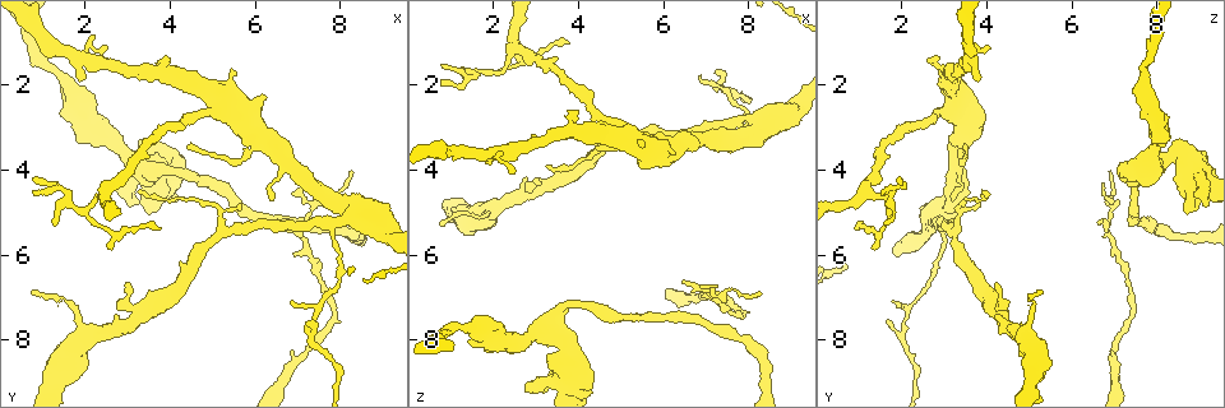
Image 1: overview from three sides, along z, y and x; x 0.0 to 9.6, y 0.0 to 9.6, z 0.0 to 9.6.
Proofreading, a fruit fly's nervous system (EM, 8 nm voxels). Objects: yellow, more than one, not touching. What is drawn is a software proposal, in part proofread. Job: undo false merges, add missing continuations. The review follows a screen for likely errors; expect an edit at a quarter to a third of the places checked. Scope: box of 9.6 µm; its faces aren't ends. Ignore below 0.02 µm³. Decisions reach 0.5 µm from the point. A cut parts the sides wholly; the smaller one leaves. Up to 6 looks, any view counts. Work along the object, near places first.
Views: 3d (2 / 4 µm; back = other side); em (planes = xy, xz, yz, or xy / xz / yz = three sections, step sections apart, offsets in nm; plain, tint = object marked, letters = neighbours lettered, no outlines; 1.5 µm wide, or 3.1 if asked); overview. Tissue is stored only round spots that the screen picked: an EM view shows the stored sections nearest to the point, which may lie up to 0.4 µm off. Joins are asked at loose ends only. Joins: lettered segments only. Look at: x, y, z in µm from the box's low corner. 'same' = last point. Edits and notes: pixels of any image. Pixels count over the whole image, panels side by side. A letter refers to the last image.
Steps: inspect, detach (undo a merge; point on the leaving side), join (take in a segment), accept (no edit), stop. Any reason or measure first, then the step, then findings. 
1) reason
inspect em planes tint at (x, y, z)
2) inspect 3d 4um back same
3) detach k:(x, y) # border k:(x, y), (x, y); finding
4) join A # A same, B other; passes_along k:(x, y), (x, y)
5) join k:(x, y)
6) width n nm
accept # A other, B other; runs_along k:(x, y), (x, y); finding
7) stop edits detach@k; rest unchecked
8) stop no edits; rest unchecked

an open end
inspect em xz step 4 tint at (2.00, 1.80, 3.90)

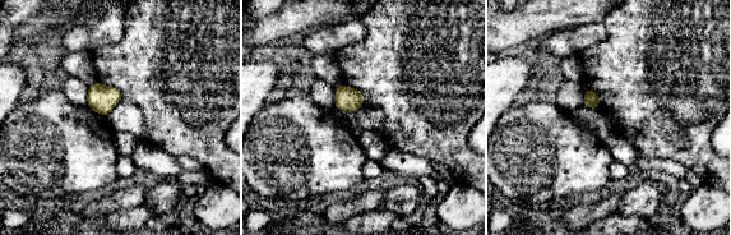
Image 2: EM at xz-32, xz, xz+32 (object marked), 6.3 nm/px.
another direction
inspect em planes letters same

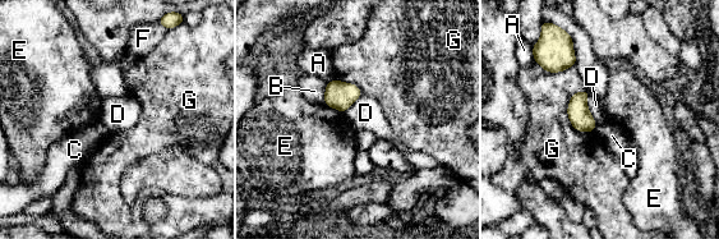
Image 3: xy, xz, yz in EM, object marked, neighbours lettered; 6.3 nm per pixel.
width 140 nm
accept # A other, B other, C other, D other, E other, F other, G other; border 3:(588, 95), (588, 111), (597, 124); none of them fits

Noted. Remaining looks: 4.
thick end
inspect em xy step 4 tint at (3.90, 1.50, 2.60)

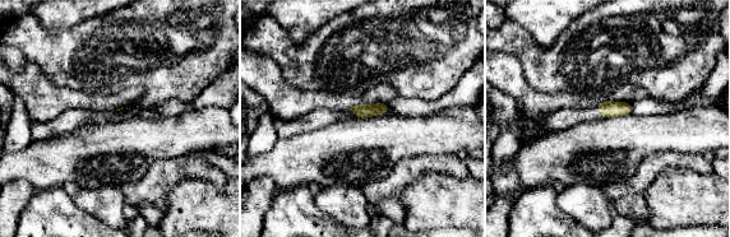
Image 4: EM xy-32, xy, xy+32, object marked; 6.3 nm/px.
cut it another way
inspect em planes letters same

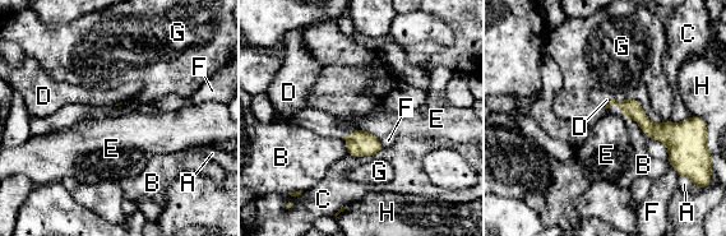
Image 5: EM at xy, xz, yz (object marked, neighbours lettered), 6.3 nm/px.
accept # A other, B other, C other, D other, E other, F other, G other, H other; runs_along 5:(623, 105), (659, 132), (673, 151); none of them fits

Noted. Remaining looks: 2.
thin end
inspect em xy step 4 letters at (7.25, 4.30, 6.70)

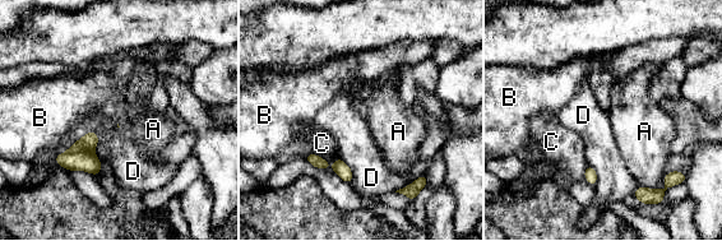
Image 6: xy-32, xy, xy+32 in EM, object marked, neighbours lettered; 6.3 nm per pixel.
longest_contact B 280 nm
accept # A other, B other, C other, D other; no lettered segment goes on from it

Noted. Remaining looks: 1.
stop no edits; rest unchecked

